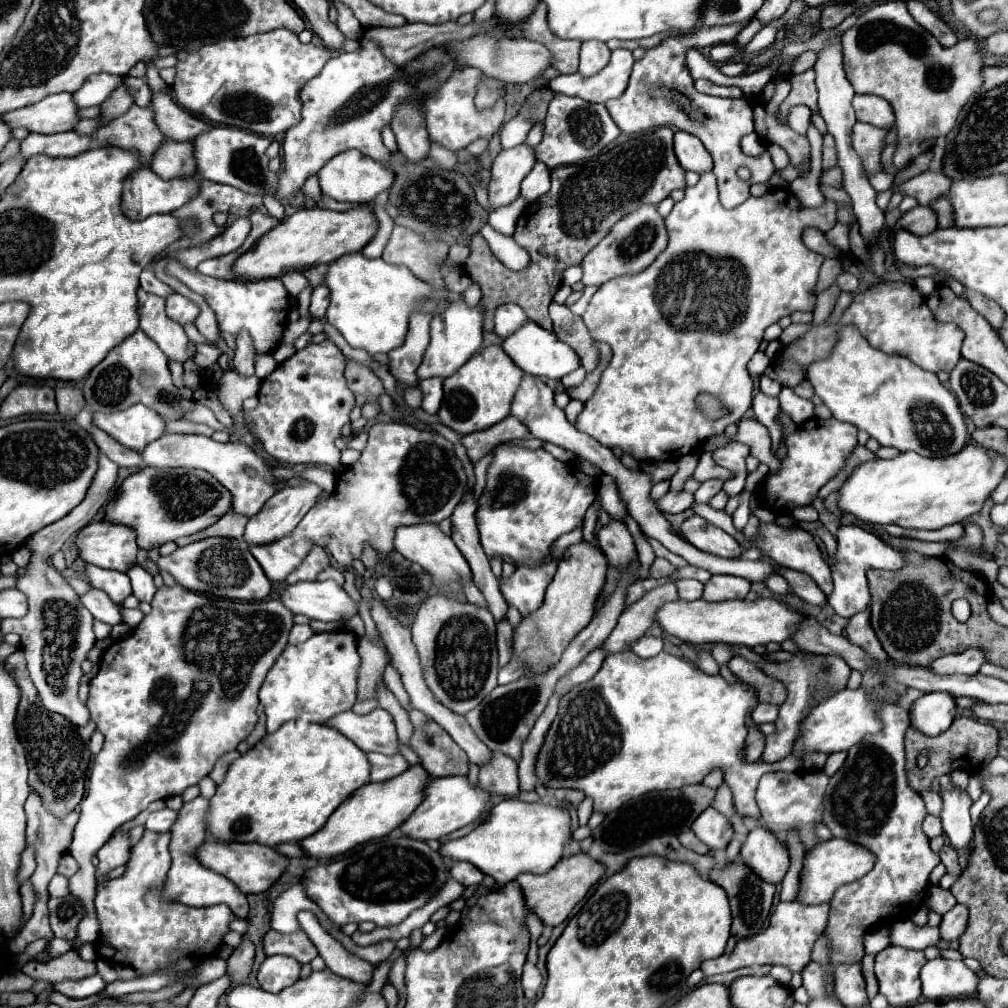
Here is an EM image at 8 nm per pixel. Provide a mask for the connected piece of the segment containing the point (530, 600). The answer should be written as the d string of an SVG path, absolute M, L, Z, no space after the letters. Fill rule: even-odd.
M545 561L537 567L519 565L511 577L499 577L501 593L507 603L523 617L537 611L543 603L545 589L556 573L558 561Z

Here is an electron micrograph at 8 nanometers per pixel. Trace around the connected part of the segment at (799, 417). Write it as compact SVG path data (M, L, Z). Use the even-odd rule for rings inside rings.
M783 387L781 393L783 393L783 399L779 399L780 407L782 411L789 413L797 426L803 425L814 417L815 406L811 400L797 397L791 387Z

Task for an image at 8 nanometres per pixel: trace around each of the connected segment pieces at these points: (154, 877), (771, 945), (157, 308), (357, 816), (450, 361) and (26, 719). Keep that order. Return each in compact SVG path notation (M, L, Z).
M145 833L141 841L131 849L131 859L127 863L127 869L121 877L109 881L109 885L97 887L95 897L95 909L97 917L101 917L101 937L95 945L97 955L101 959L109 959L117 965L127 965L143 975L149 975L157 969L163 969L167 965L173 965L175 961L183 957L207 957L219 951L223 945L223 935L229 933L229 923L237 919L233 911L227 905L211 905L211 907L187 907L177 901L163 901L163 883L167 881L167 871L171 867L171 855L169 855L169 839L171 833Z
M781 901L777 905L777 909L771 913L767 925L761 929L761 933L747 937L747 939L739 939L735 945L735 951L731 955L721 955L715 959L709 959L705 963L701 963L701 971L709 977L709 975L717 975L717 973L727 973L733 969L741 969L741 967L749 967L749 965L785 965L789 967L793 973L805 969L805 965L811 961L811 951L813 951L813 943L817 941L817 937L825 931L827 927L827 919L829 919L829 905L803 905L799 901L793 903L785 903Z
M137 289L139 297L139 315L141 315L141 329L161 347L161 351L169 357L169 361L185 361L187 359L187 335L183 327L167 317L165 313L165 299L145 293Z
M413 765L405 773L381 781L381 783L367 783L359 787L349 799L345 799L335 813L329 817L323 829L319 829L315 835L301 841L301 847L313 855L313 857L335 857L341 855L355 845L361 845L371 839L379 839L389 835L393 829L397 829L425 799L425 785L429 783L429 773L423 769L423 765Z
M451 303L449 309L441 315L437 315L431 323L431 345L425 351L423 363L417 369L417 379L429 379L429 377L451 377L461 365L469 361L473 353L479 351L483 343L483 329L481 329L481 309L479 307L467 307L467 303Z
M17 649L13 655L9 655L5 659L5 669L9 673L13 673L13 679L21 691L21 701L19 701L17 719L15 719L19 741L23 743L27 755L33 761L37 761L37 763L29 763L29 771L31 771L29 785L41 795L43 807L51 815L65 817L79 805L79 801L85 793L85 775L87 775L89 761L91 761L89 739L97 727L93 721L89 721L87 727L77 727L71 721L67 721L65 717L47 713L43 709L37 689L25 669L25 655L21 649Z

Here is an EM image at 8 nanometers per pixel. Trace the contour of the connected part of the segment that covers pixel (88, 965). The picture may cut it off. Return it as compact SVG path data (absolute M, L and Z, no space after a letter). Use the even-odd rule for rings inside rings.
M70 950L67 953L51 959L49 963L31 961L23 965L21 969L31 979L41 983L57 983L57 981L79 980L89 977L97 972L95 961L85 961L77 951Z

